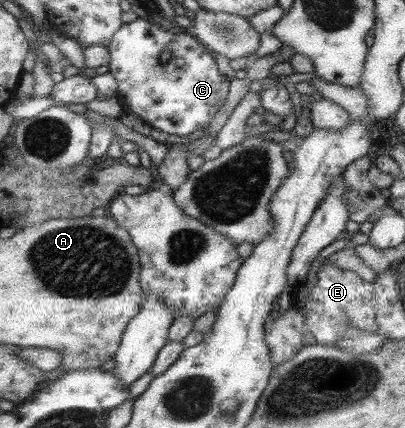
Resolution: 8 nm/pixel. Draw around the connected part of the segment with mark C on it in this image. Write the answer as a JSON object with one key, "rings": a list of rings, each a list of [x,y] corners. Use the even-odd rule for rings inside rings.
{"rings":[[[136,17],[134,21],[123,23],[106,45],[109,52],[109,65],[105,69],[117,83],[116,98],[122,111],[134,113],[144,123],[162,133],[184,137],[194,133],[196,129],[208,123],[214,113],[226,99],[229,82],[224,79],[214,62],[214,57],[192,34],[188,32],[170,33],[160,29],[146,19]],[[162,50],[170,50],[170,57],[166,61],[160,59]]]}

